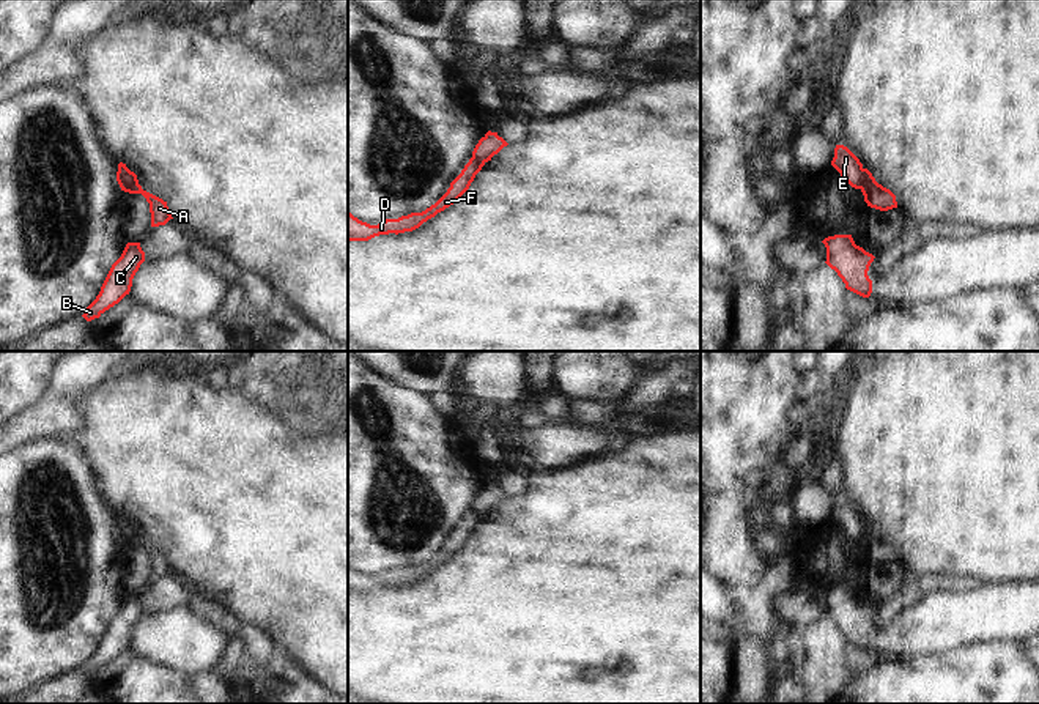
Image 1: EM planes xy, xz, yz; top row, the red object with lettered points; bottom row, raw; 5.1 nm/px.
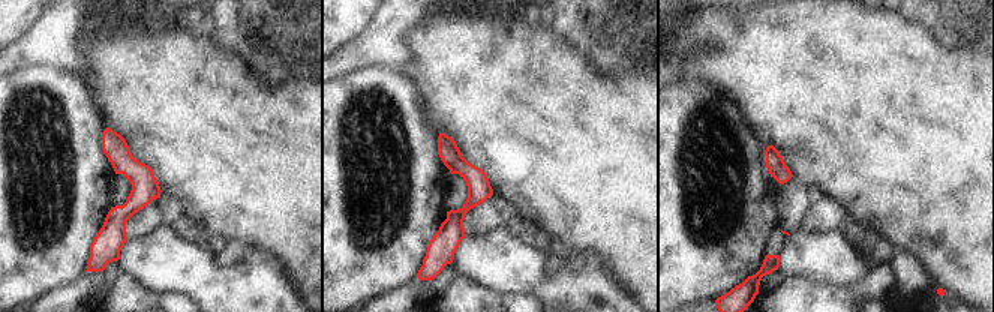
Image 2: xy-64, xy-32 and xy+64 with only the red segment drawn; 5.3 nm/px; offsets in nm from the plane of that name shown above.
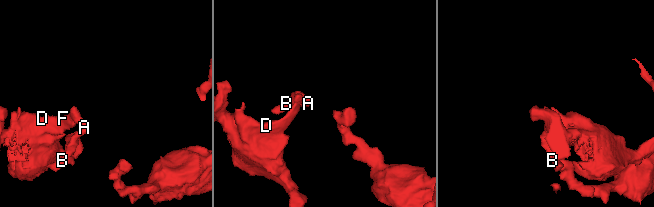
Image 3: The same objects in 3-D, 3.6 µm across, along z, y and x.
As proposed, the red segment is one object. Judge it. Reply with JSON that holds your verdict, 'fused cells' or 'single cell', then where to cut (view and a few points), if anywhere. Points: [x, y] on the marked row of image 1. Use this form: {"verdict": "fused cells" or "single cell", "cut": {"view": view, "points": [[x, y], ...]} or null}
{"verdict": "fused cells", "cut": {"view": "xy", "points": [[118, 167], [133, 192]]}}

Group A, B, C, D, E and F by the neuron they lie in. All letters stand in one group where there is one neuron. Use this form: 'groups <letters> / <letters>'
groups A B C E / D F

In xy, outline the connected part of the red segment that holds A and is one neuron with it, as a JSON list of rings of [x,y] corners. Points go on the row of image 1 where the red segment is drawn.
[[[120,162],[118,169],[121,172],[123,180],[126,181],[126,186],[132,189],[132,194],[142,194],[146,202],[150,203],[150,213],[151,213],[151,227],[165,225],[172,217],[167,202],[162,198],[146,192],[139,184],[137,175],[131,172],[126,164]]]

